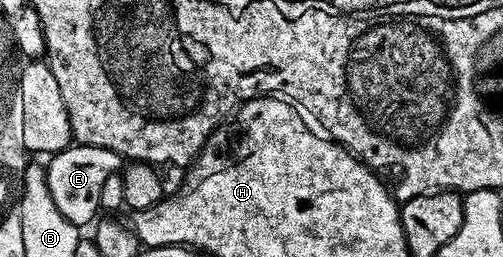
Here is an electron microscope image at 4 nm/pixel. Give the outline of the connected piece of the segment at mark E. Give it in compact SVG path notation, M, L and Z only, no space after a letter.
M75 144L70 148L54 153L46 161L47 185L53 194L53 202L69 222L76 226L90 225L96 219L95 212L100 211L99 199L101 186L105 186L105 178L116 175L121 168L121 158L113 150L105 150L88 144Z

